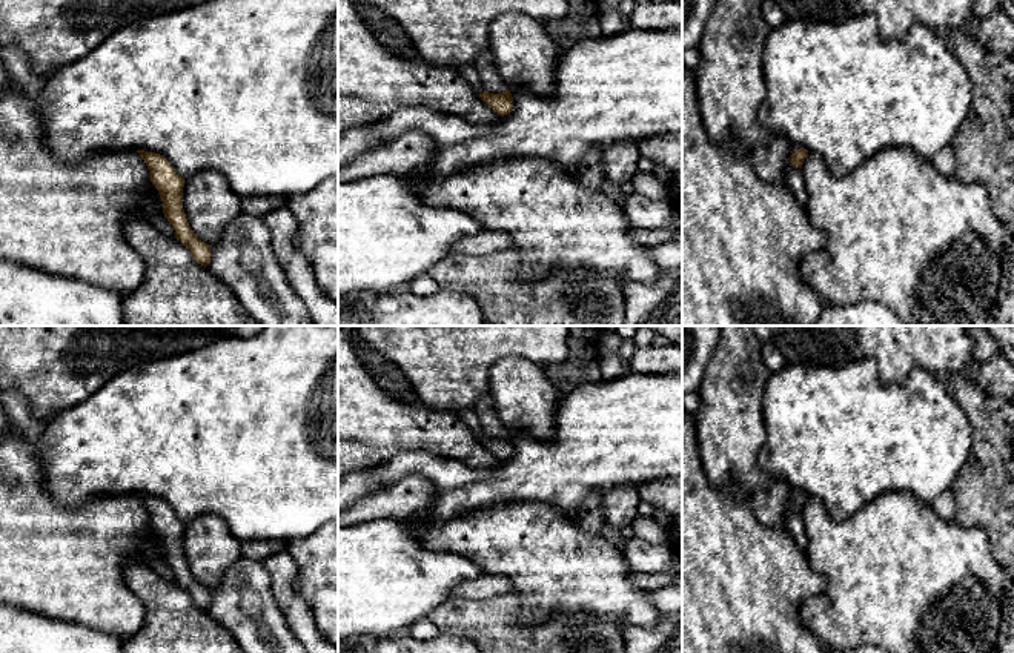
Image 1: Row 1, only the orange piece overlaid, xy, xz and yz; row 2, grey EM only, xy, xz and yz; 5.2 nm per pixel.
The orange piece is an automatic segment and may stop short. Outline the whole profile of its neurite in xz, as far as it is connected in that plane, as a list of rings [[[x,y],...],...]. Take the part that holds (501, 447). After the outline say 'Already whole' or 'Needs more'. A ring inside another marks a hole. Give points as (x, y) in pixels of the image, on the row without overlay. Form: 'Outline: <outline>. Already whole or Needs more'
Outline: [[[509,433],[502,438],[489,438],[484,435],[479,438],[479,443],[501,461],[509,459],[513,453],[513,441]]]. Already whole

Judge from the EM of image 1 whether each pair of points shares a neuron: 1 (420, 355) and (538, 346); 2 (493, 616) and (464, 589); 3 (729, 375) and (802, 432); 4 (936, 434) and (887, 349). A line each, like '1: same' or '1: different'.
1: same
2: different
3: different
4: different

